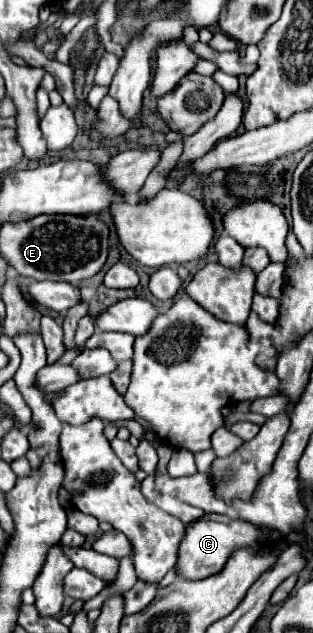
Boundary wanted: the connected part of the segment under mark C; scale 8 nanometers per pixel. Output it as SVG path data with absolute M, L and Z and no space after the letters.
M205 514L201 520L191 522L187 526L183 542L179 544L177 564L175 564L179 566L179 576L185 580L203 580L211 574L217 574L231 556L231 550L237 550L247 544L255 544L263 536L265 536L263 530L257 530L249 522L231 520L225 514Z

